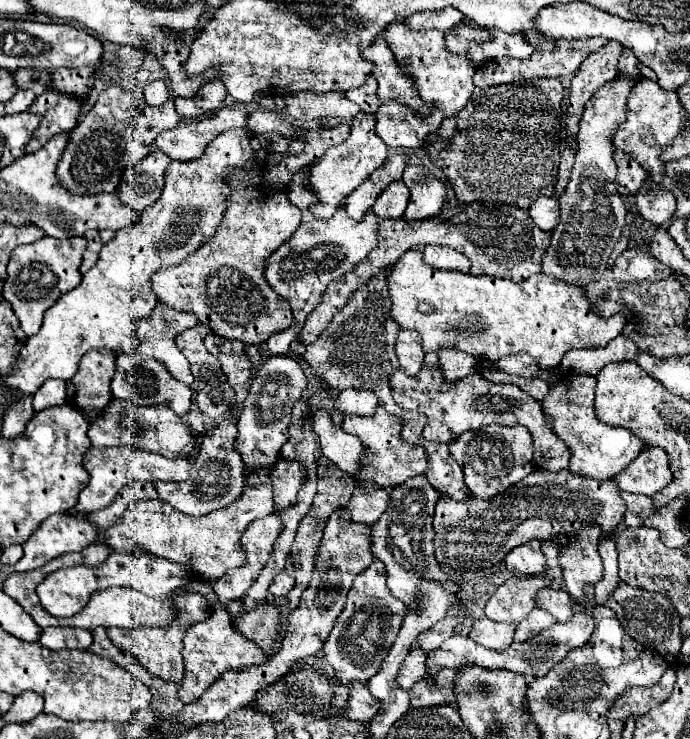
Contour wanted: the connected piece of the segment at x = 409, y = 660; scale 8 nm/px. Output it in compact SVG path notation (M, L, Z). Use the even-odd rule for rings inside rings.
M418 648L410 650L410 654L406 656L404 664L399 671L398 678L396 678L396 684L402 688L402 690L410 690L412 684L416 680L420 680L420 676L424 674L424 662L426 662L426 652L420 652Z

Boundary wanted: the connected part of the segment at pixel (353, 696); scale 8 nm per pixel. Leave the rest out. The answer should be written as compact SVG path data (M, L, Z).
M350 682L348 690L350 690L350 698L348 698L348 704L342 708L344 718L370 722L372 716L376 716L376 712L380 712L378 700L370 694L368 686L362 682Z

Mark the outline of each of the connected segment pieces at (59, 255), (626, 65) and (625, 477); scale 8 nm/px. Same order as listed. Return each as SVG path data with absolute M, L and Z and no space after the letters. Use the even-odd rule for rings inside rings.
M44 236L42 240L34 244L16 246L12 250L10 262L8 262L8 278L4 282L4 300L8 300L14 308L14 314L20 320L20 328L26 336L32 336L40 330L44 322L44 312L56 304L56 300L76 288L82 282L80 274L80 262L82 252L86 250L86 238L50 238Z
M626 50L618 63L619 76L640 76L640 70L636 68L636 64L638 64L638 58L630 50Z
M644 448L632 464L614 478L624 492L636 492L652 496L672 484L674 476L670 472L668 456L660 448Z

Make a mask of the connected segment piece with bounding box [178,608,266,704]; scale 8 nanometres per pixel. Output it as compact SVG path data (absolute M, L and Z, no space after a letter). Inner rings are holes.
M218 608L212 612L212 616L206 622L194 624L188 628L186 636L184 636L184 648L182 648L182 656L184 656L184 664L186 664L186 672L184 672L184 680L180 684L178 690L178 698L184 704L196 702L208 688L212 682L216 682L216 678L226 672L226 670L238 670L240 664L258 664L258 662L266 662L266 654L254 644L244 640L232 626L232 620L228 616L228 612L224 608Z

